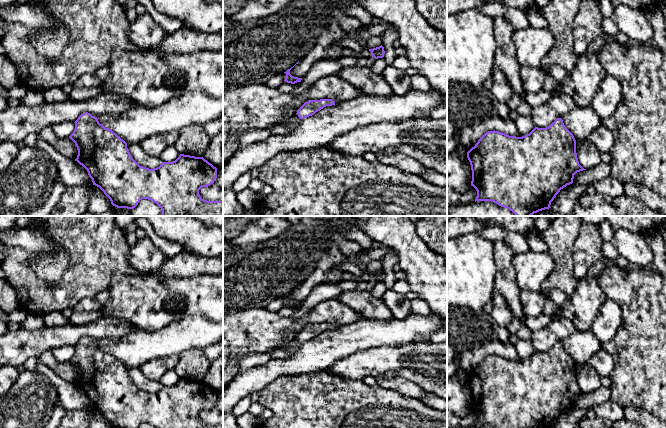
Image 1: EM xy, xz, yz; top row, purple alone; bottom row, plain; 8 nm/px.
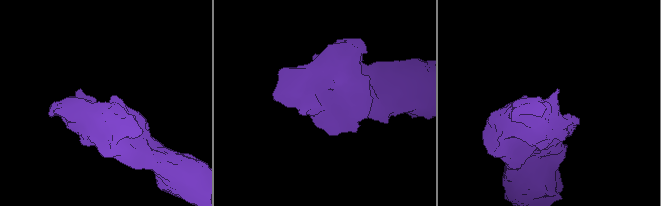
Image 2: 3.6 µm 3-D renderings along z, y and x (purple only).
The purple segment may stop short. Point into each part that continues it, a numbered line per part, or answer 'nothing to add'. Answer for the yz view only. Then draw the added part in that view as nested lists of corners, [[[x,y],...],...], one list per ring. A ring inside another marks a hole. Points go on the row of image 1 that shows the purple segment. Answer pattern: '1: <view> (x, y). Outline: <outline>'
nothing to add

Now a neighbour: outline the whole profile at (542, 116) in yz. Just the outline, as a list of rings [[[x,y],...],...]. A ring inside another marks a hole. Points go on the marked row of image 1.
[[[567,94],[554,95],[543,105],[532,108],[530,116],[535,127],[546,128],[575,107],[571,96]]]

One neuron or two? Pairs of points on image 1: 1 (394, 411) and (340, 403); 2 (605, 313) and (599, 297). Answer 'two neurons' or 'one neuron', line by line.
1: one neuron
2: two neurons

